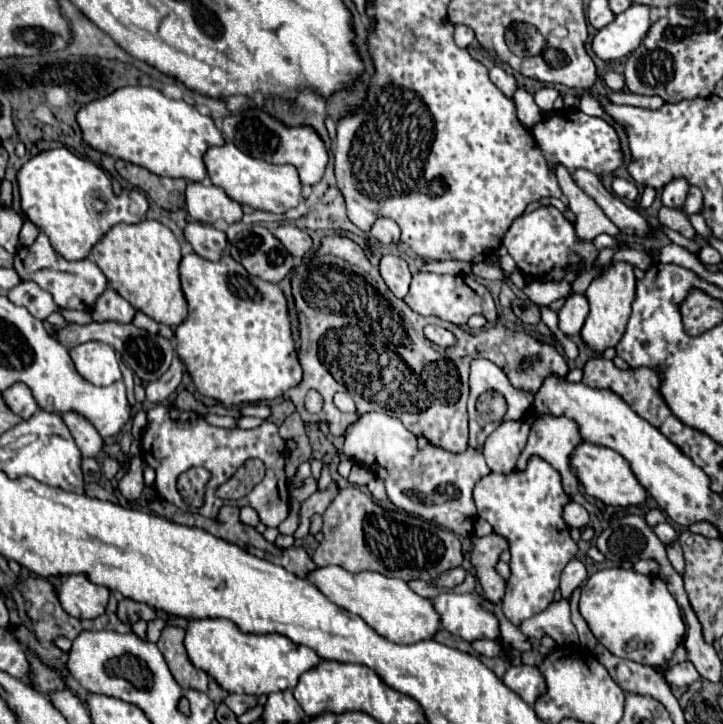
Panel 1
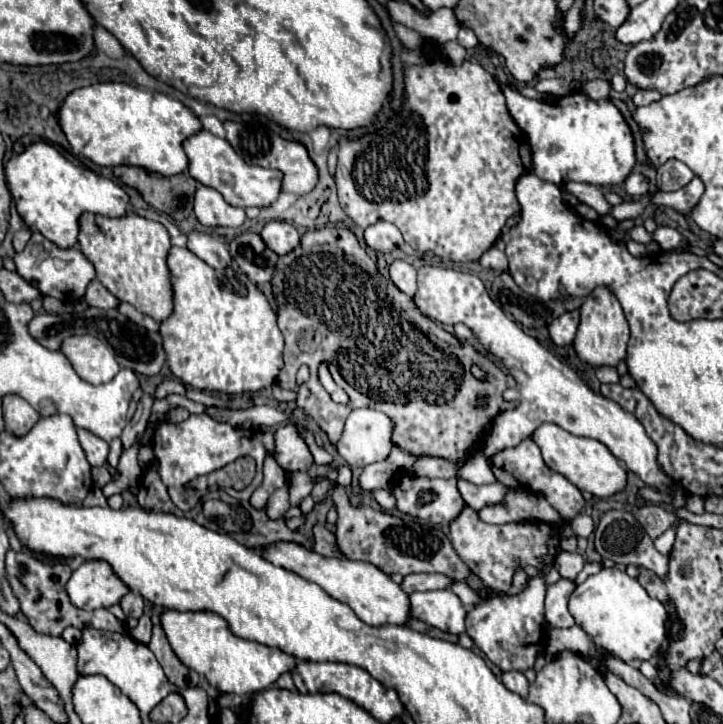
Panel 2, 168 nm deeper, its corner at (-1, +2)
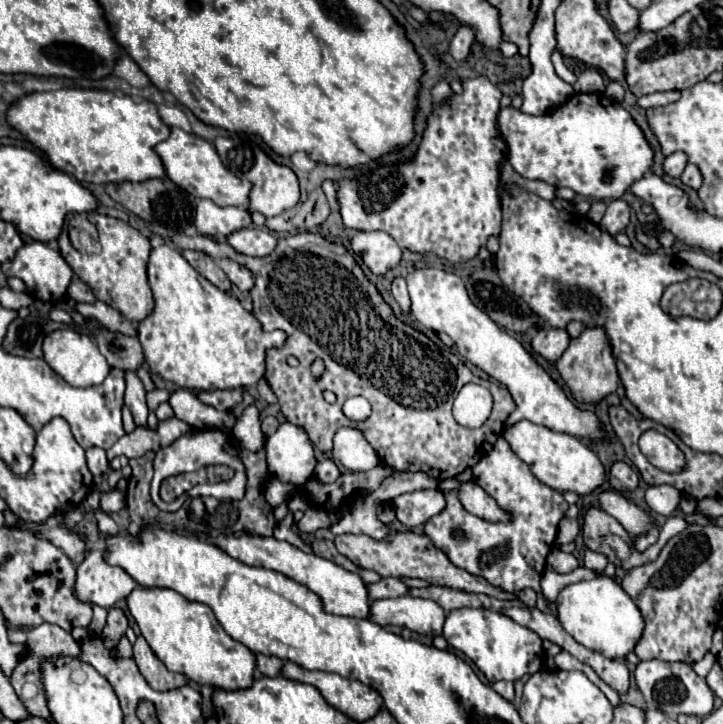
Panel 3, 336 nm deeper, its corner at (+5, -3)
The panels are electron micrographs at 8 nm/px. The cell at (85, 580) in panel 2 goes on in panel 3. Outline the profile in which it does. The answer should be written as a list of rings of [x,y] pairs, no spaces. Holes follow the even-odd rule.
[[[104,550],[88,552],[84,562],[78,566],[76,596],[80,596],[80,600],[88,600],[90,604],[112,608],[134,588],[136,580],[132,580],[126,570],[110,566],[104,560]]]

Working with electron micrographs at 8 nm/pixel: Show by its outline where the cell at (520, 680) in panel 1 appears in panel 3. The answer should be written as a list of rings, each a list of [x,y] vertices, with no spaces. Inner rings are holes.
[[[496,682],[496,684],[492,684],[492,688],[494,688],[502,698],[506,698],[508,702],[514,702],[514,684],[512,684],[512,682]]]

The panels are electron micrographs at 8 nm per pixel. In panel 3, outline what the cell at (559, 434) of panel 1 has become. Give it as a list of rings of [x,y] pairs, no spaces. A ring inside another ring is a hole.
[[[502,436],[496,440],[494,448],[472,468],[472,472],[474,482],[484,488],[502,510],[510,514],[510,520],[486,522],[466,512],[454,492],[442,490],[446,508],[424,524],[424,534],[438,550],[448,556],[454,566],[474,576],[484,576],[490,584],[496,584],[508,592],[520,592],[524,588],[540,592],[540,576],[544,572],[546,556],[556,540],[558,522],[568,508],[566,500],[558,490],[542,484],[510,450],[510,444]]]

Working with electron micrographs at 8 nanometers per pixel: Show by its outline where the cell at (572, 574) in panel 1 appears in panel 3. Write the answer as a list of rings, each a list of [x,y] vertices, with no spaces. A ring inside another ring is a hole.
[[[552,548],[552,552],[548,554],[548,560],[546,560],[546,566],[554,572],[572,572],[578,566],[578,560],[572,554]]]

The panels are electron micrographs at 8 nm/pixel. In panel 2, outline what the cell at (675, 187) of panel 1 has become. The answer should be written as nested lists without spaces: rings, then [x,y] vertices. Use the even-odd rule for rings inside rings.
[[[670,159],[658,169],[656,185],[660,191],[678,191],[686,187],[692,181],[692,177],[694,173],[688,169],[688,165],[684,165],[682,161]]]

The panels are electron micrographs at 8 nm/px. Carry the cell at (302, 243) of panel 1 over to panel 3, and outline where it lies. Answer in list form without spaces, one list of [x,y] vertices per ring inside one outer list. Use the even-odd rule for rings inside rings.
[[[244,228],[226,236],[226,244],[246,256],[268,256],[276,248],[276,242],[272,232],[260,228]]]

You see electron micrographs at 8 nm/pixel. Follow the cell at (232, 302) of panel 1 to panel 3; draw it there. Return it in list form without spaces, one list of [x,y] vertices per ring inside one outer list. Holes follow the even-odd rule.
[[[168,244],[156,246],[148,260],[154,310],[138,322],[138,338],[150,372],[186,390],[232,390],[252,386],[264,376],[264,352],[286,342],[282,330],[262,332],[260,322],[240,302],[200,276]]]

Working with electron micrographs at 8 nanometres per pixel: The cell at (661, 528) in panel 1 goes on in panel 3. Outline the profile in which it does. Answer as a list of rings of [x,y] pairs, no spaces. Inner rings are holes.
[[[612,490],[600,492],[598,502],[600,508],[604,508],[604,512],[614,516],[634,536],[642,536],[644,532],[648,532],[648,528],[652,528],[652,518],[646,512],[642,512],[634,502],[626,500],[624,496]]]

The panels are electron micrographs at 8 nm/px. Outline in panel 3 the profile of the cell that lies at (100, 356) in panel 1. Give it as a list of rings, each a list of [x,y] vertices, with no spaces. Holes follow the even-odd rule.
[[[54,330],[46,334],[42,342],[42,352],[44,352],[44,360],[48,362],[48,366],[72,386],[86,388],[86,386],[102,384],[110,372],[110,366],[100,354],[100,350],[96,348],[96,344],[86,334],[80,334],[76,330]]]

